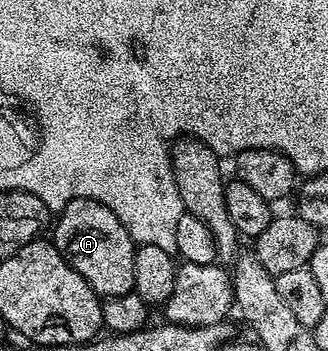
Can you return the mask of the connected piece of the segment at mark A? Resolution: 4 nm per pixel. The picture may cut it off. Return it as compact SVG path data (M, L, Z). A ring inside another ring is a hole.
M77 198L66 205L53 223L52 241L64 260L102 298L134 293L134 251L136 243L120 220L104 204L91 198Z

